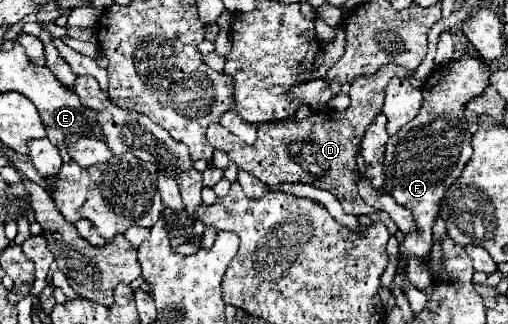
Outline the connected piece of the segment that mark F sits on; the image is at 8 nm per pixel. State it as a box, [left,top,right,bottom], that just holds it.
[383,54,489,258]

